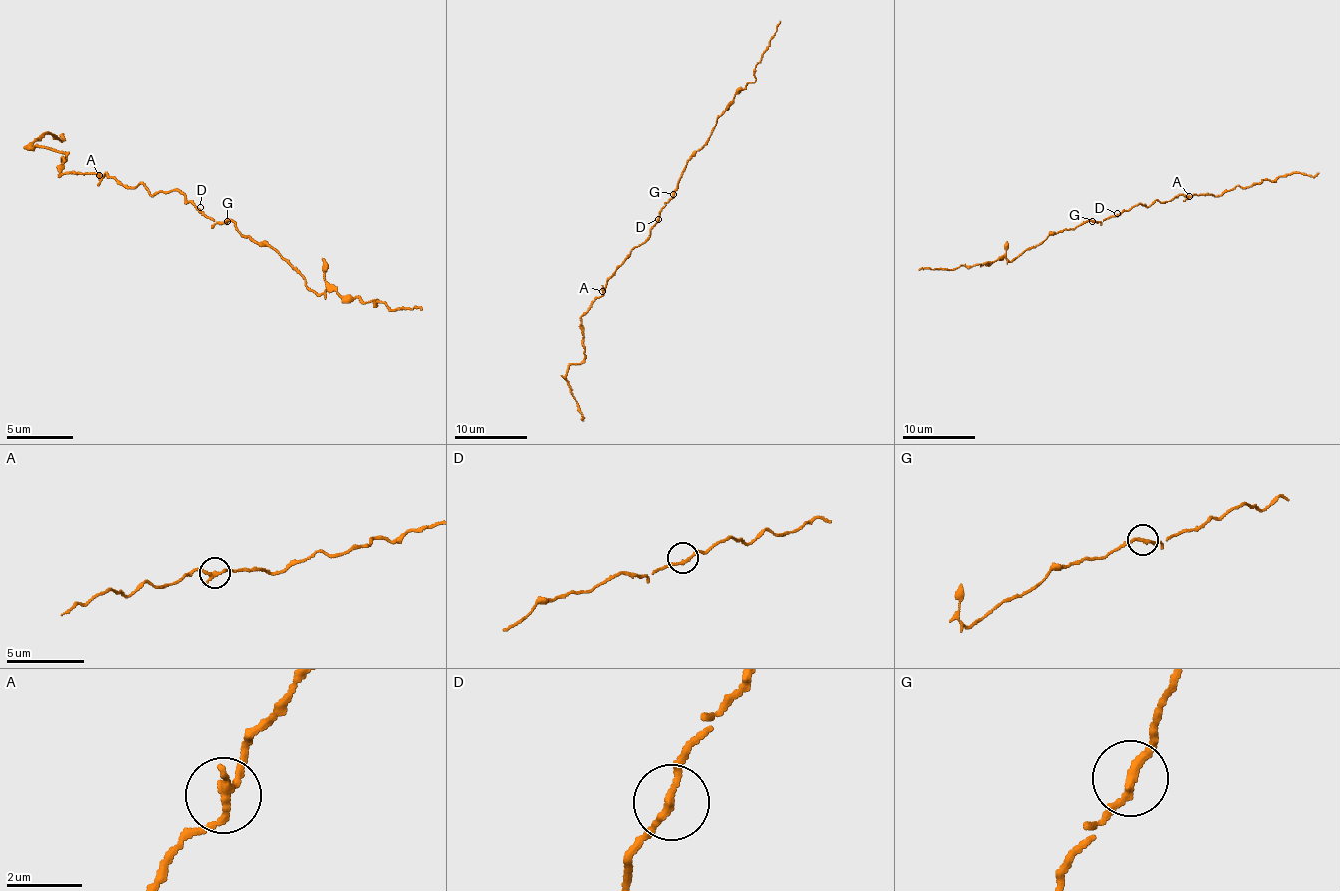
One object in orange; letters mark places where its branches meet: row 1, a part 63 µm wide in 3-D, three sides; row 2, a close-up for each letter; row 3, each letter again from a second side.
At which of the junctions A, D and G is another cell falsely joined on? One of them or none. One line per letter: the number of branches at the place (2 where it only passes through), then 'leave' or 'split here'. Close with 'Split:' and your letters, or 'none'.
A: branches 2; leave
D: branches 2; leave
G: branches 2; leave
Split: none

